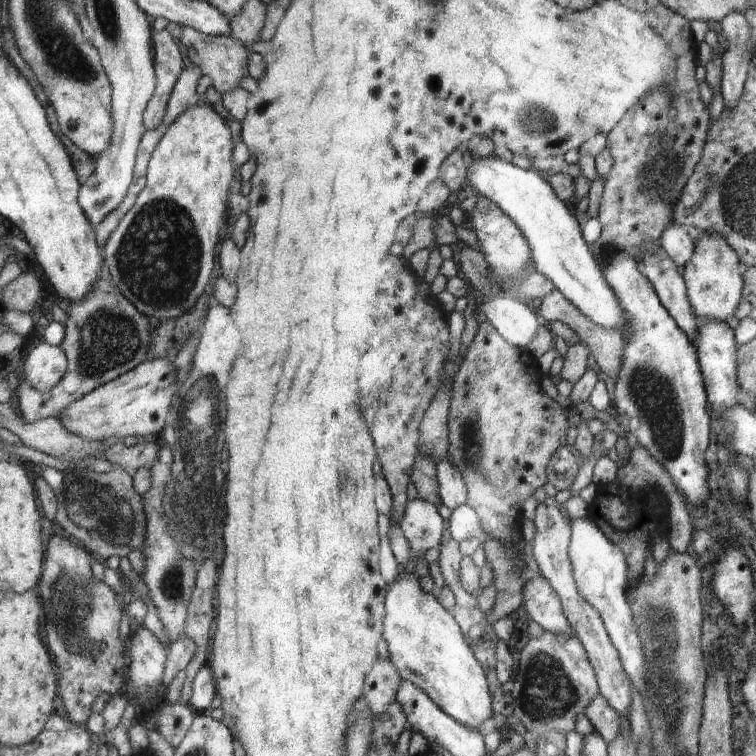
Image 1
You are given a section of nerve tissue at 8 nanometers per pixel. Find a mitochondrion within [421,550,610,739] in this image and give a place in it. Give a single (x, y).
(548, 692)

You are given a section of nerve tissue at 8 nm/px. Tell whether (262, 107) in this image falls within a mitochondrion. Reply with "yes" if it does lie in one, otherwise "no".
no

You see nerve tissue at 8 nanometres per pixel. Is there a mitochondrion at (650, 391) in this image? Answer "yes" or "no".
yes

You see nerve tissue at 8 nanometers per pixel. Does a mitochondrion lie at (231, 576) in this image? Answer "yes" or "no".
no

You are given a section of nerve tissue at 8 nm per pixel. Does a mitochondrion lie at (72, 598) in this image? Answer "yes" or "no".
yes

